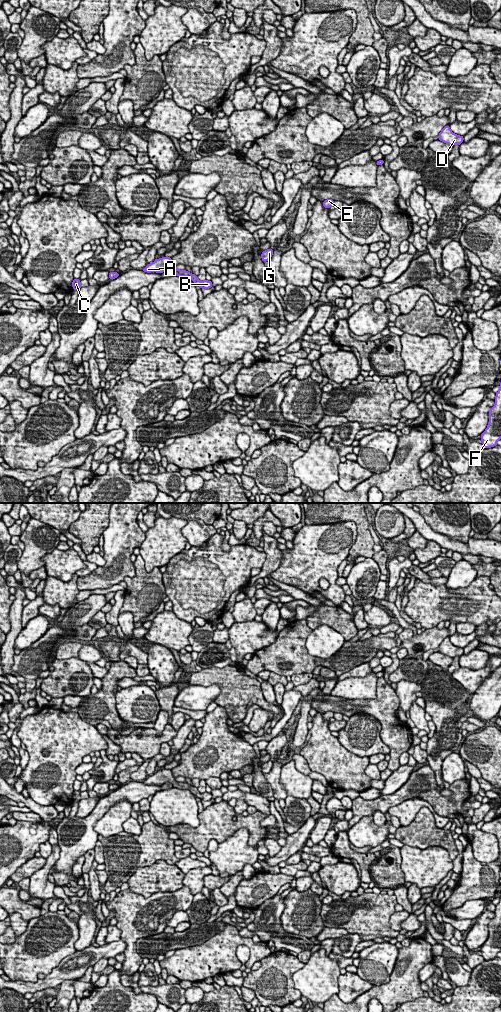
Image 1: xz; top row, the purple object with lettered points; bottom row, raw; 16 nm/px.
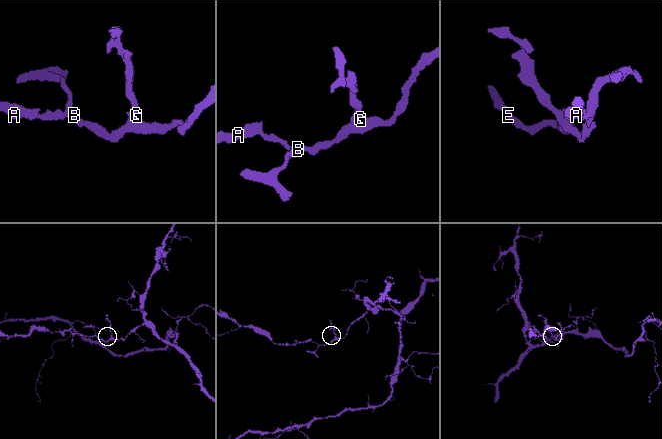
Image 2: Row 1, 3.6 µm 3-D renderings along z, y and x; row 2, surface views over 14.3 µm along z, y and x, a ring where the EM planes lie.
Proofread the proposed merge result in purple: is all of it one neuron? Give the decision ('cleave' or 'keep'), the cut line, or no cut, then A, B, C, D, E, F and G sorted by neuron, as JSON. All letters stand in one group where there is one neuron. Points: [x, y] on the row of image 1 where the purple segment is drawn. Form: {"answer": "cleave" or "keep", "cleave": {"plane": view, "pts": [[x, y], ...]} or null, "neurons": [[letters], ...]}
{"answer": "keep", "cleave": null, "neurons": [["A", "B", "C", "D", "E", "F", "G"]]}

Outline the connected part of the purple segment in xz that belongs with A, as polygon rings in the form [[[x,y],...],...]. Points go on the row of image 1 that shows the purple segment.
[[[163,257],[156,259],[153,263],[148,264],[142,271],[150,273],[157,272],[163,273],[166,270],[170,270],[173,275],[179,277],[190,278],[196,285],[200,286],[201,289],[209,289],[213,287],[212,282],[208,280],[200,281],[197,275],[187,272],[186,270],[179,270],[173,266],[172,259],[170,257]]]

